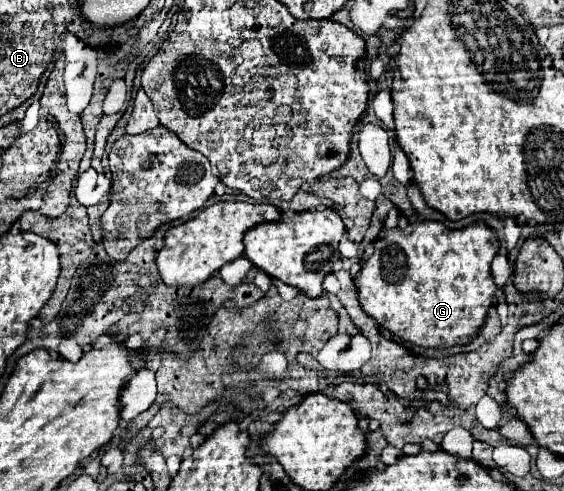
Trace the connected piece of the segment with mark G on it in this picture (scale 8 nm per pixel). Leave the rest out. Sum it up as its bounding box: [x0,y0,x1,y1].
[357,221,499,349]

